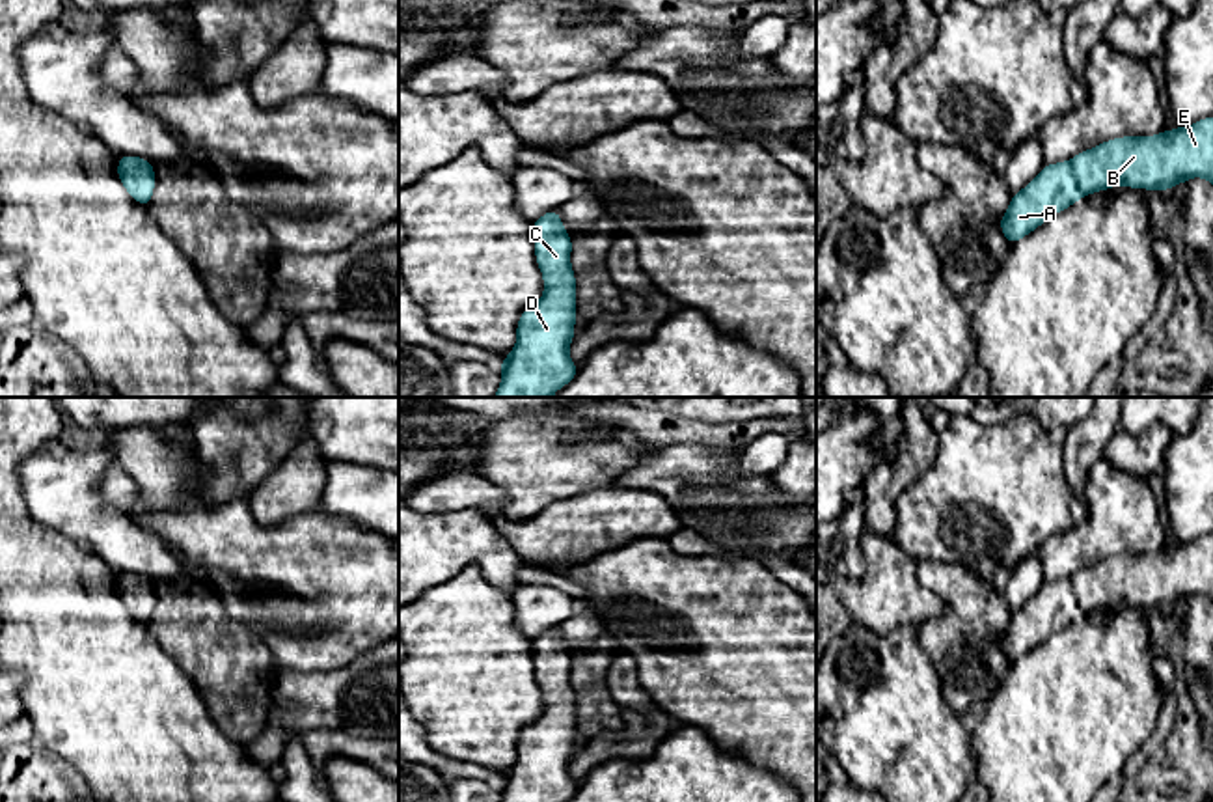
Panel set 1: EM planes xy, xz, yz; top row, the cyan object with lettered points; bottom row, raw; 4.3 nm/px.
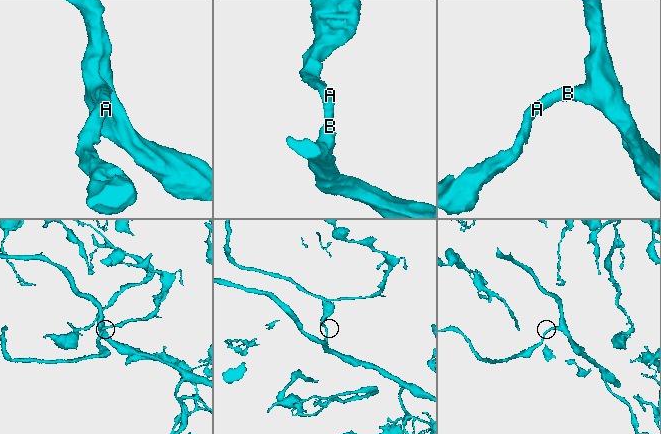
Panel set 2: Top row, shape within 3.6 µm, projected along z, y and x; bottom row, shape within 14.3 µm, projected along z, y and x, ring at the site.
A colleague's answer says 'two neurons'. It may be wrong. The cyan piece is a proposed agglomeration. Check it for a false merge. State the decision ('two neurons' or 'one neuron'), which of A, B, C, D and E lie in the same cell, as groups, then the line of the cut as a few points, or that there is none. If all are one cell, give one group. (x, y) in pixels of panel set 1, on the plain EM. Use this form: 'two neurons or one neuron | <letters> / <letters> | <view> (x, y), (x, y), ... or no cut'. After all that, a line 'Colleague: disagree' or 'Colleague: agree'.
one neuron | A B C D E | no cut
Colleague: disagree

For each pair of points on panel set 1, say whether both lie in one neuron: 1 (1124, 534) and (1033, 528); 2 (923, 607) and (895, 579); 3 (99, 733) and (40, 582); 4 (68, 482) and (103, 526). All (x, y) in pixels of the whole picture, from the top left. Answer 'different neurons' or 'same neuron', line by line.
1: different neurons
2: same neuron
3: same neuron
4: same neuron

